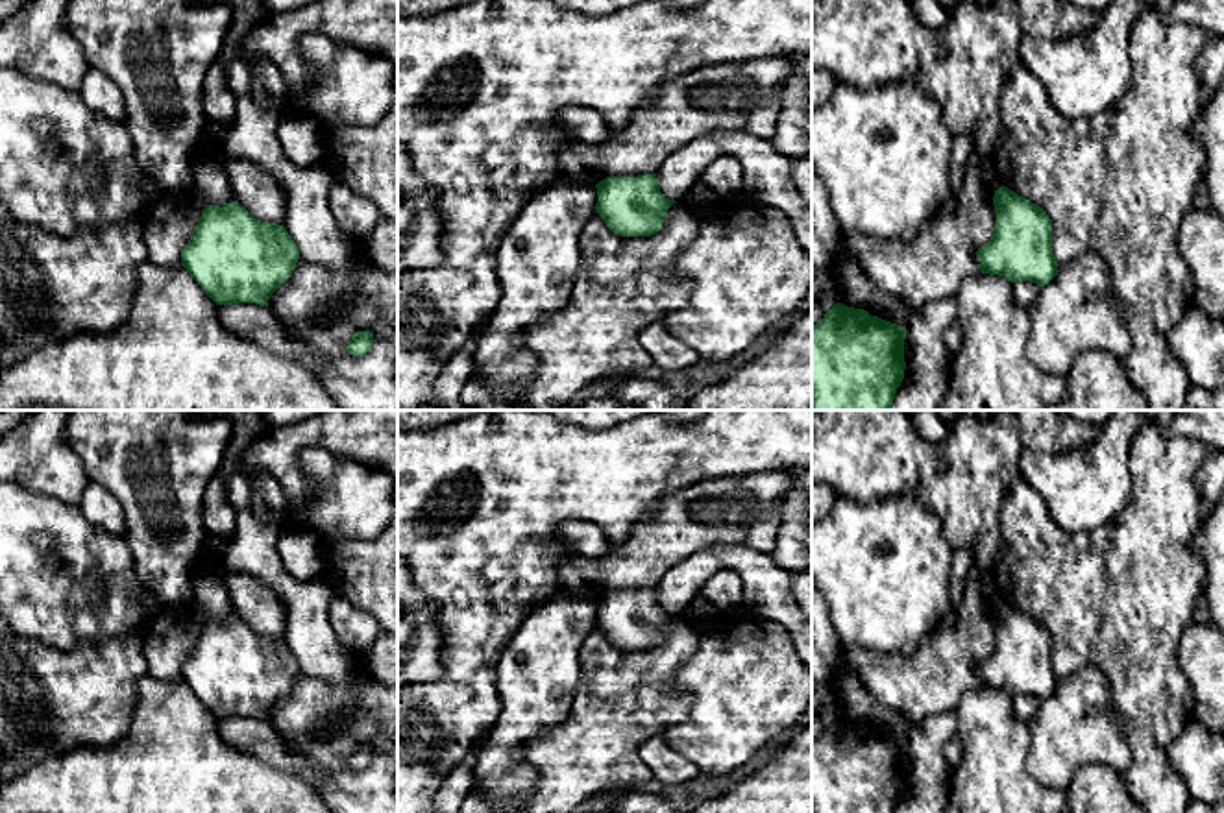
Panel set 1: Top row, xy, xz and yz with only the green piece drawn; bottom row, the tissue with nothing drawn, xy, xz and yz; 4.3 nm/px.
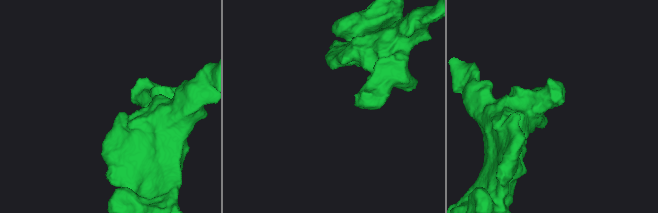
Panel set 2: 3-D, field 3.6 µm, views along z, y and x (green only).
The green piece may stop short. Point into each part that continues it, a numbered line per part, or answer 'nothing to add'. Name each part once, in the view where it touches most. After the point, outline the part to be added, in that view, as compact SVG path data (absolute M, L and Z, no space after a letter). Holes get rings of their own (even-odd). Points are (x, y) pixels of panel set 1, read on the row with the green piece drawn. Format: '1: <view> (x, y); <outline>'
nothing to add

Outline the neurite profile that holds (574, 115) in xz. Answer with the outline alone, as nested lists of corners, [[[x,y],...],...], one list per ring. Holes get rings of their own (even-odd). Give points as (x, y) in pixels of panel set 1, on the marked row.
[[[569,105],[562,111],[560,118],[571,129],[571,135],[584,142],[603,142],[610,135],[597,111]]]

